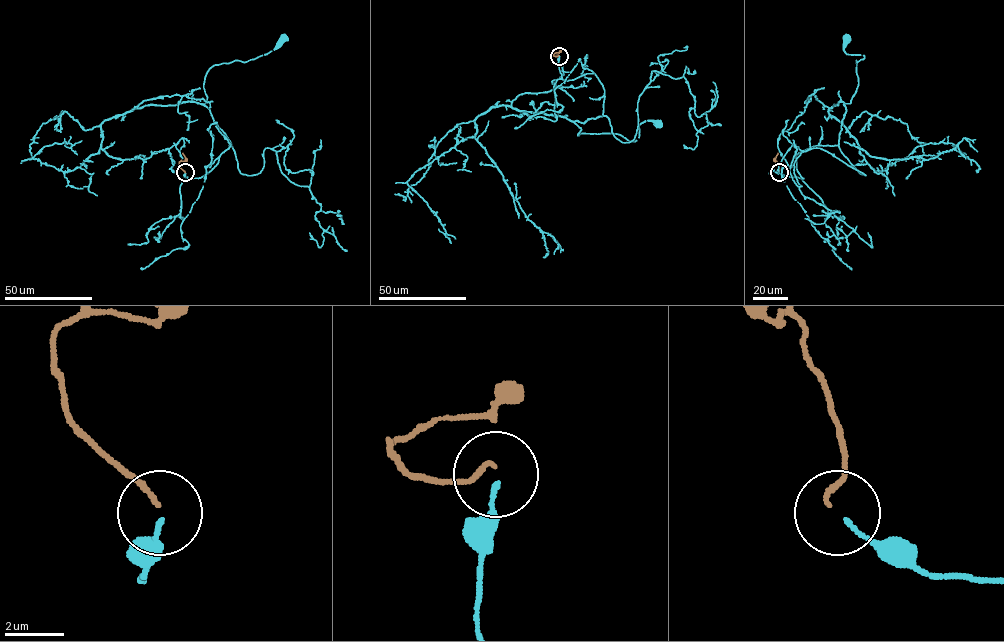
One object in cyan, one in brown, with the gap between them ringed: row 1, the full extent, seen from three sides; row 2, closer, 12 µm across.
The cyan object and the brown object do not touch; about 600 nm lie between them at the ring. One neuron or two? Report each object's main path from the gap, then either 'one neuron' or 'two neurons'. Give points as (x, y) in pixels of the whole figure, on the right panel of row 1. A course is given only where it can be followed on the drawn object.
course cyan (779, 173), (803, 179), (799, 153), (838, 144), (864, 58), (843, 51), (846, 38); course brown (778, 172), (774, 161), (778, 153); one neuron

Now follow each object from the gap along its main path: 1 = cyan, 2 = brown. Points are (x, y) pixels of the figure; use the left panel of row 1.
1: (185, 173), (207, 174), (230, 146), (200, 104), (207, 99), (206, 72), (265, 55), (282, 38)
2: (185, 172), (179, 164), (185, 161), (182, 153)

